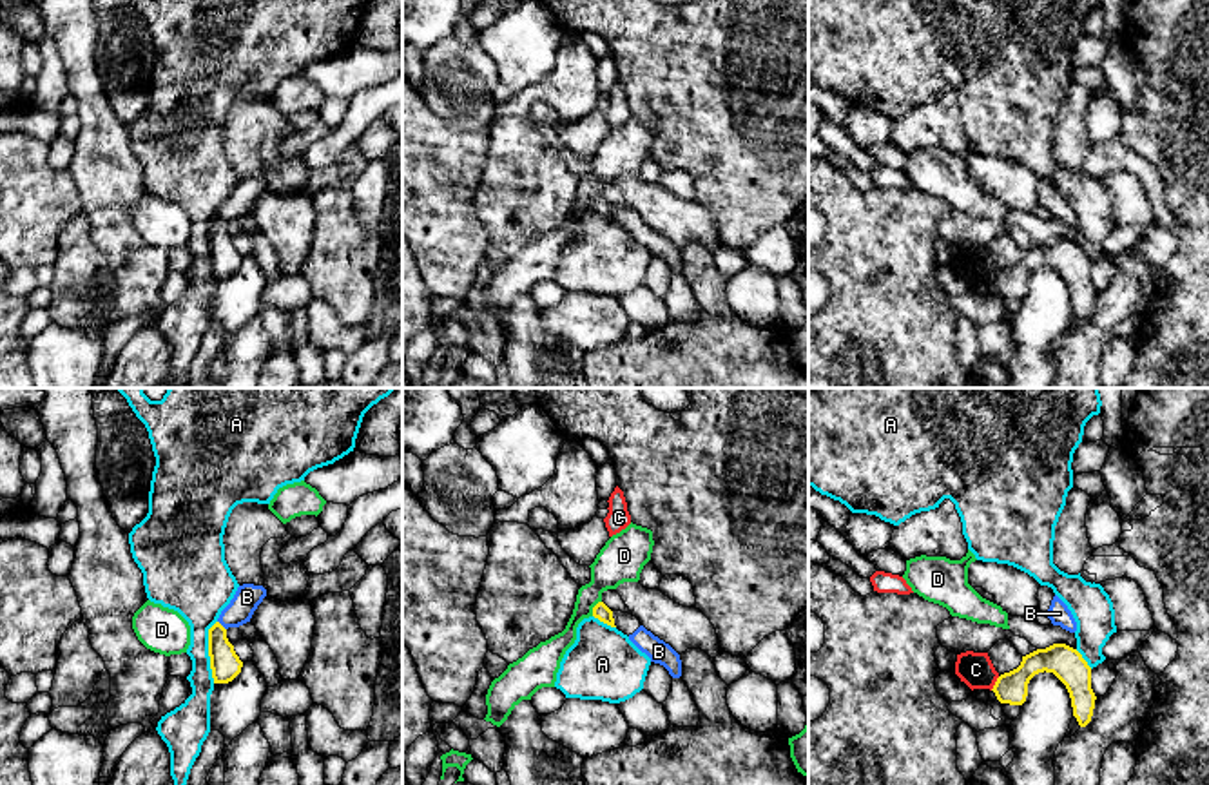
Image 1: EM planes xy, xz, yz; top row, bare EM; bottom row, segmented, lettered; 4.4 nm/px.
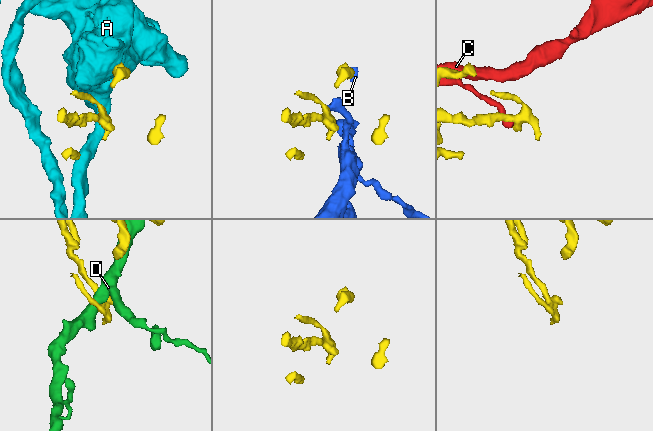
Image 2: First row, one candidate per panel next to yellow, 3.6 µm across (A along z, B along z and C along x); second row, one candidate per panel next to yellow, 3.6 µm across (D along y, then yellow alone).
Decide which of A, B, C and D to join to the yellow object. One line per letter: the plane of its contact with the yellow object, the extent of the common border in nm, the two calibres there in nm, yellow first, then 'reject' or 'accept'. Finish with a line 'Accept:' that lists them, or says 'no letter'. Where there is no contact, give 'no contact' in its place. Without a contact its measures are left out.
A: xy | 280 nm | 140/240 nm | reject
B: xy | 60 nm | 140/120 nm | reject
C: yz | 80 nm | 140/160 nm | reject
D: xz | 80 nm | 70/190 nm | reject
Accept: no letter

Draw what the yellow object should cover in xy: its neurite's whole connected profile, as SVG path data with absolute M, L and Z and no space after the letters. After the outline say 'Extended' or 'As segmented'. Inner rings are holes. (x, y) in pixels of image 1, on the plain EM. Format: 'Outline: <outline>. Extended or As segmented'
Outline: M216 216L208 223L208 250L214 277L232 276L243 261L243 256L234 245L234 239L227 232L227 223Z. As segmented

